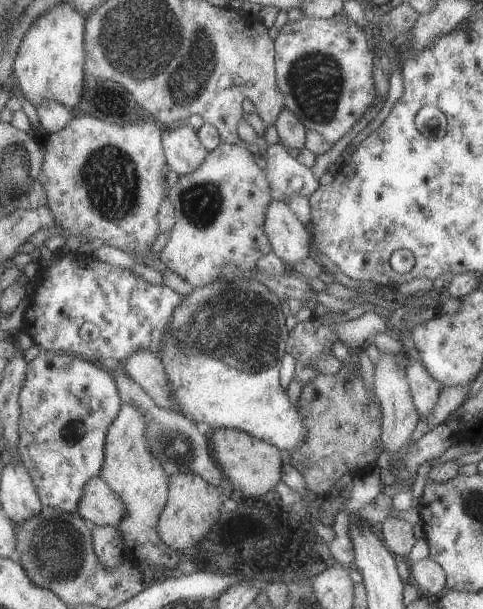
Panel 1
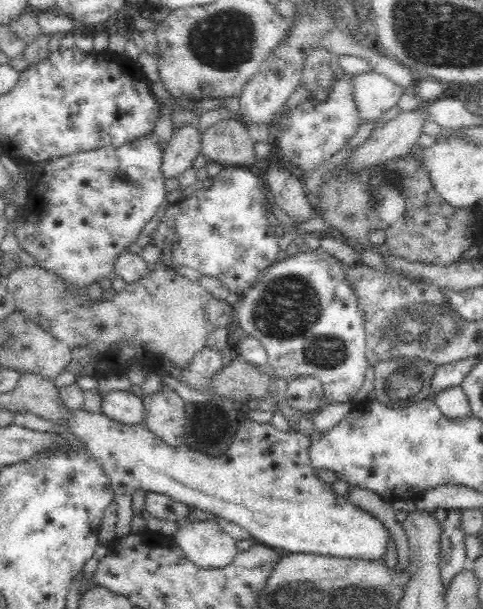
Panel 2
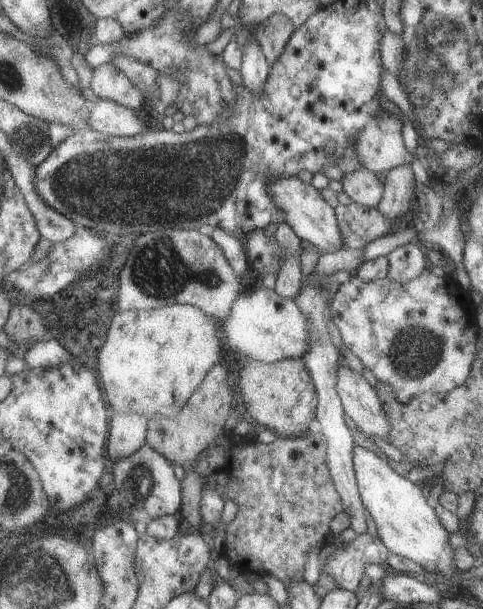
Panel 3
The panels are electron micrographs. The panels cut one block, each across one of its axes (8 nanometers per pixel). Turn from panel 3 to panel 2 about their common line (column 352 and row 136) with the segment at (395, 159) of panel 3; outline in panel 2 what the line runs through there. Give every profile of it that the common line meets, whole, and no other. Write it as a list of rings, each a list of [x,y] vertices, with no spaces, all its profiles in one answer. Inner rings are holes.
[[[151,134],[126,142],[124,146],[103,147],[100,149],[68,154],[68,156],[55,158],[54,160],[38,166],[38,171],[33,177],[28,191],[28,200],[25,206],[27,213],[23,215],[22,222],[18,224],[18,228],[13,229],[19,246],[34,257],[35,264],[56,273],[56,275],[64,281],[64,293],[66,293],[66,295],[73,295],[74,293],[80,293],[80,295],[84,293],[88,294],[87,290],[90,284],[98,284],[102,279],[108,278],[112,280],[116,277],[113,262],[117,254],[128,250],[128,245],[137,241],[142,228],[150,222],[150,218],[158,212],[158,208],[160,208],[162,202],[166,200],[167,192],[164,187],[165,178],[160,168],[162,164],[162,154],[163,148],[159,146],[159,143]]]

